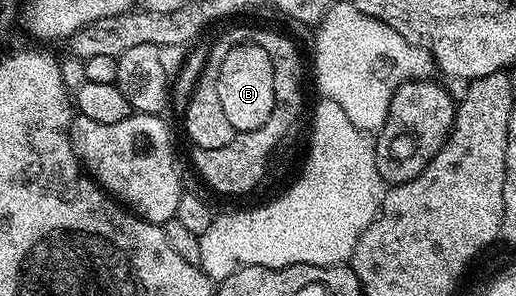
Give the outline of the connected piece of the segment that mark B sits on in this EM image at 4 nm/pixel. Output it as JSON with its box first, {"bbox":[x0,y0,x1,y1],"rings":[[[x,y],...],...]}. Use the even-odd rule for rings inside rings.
{"bbox":[218,43,274,132],"rings":[[[250,43],[232,48],[221,63],[218,97],[222,101],[222,113],[226,113],[226,121],[230,121],[233,132],[253,131],[266,125],[274,109],[274,65],[270,65],[265,50]]]}

